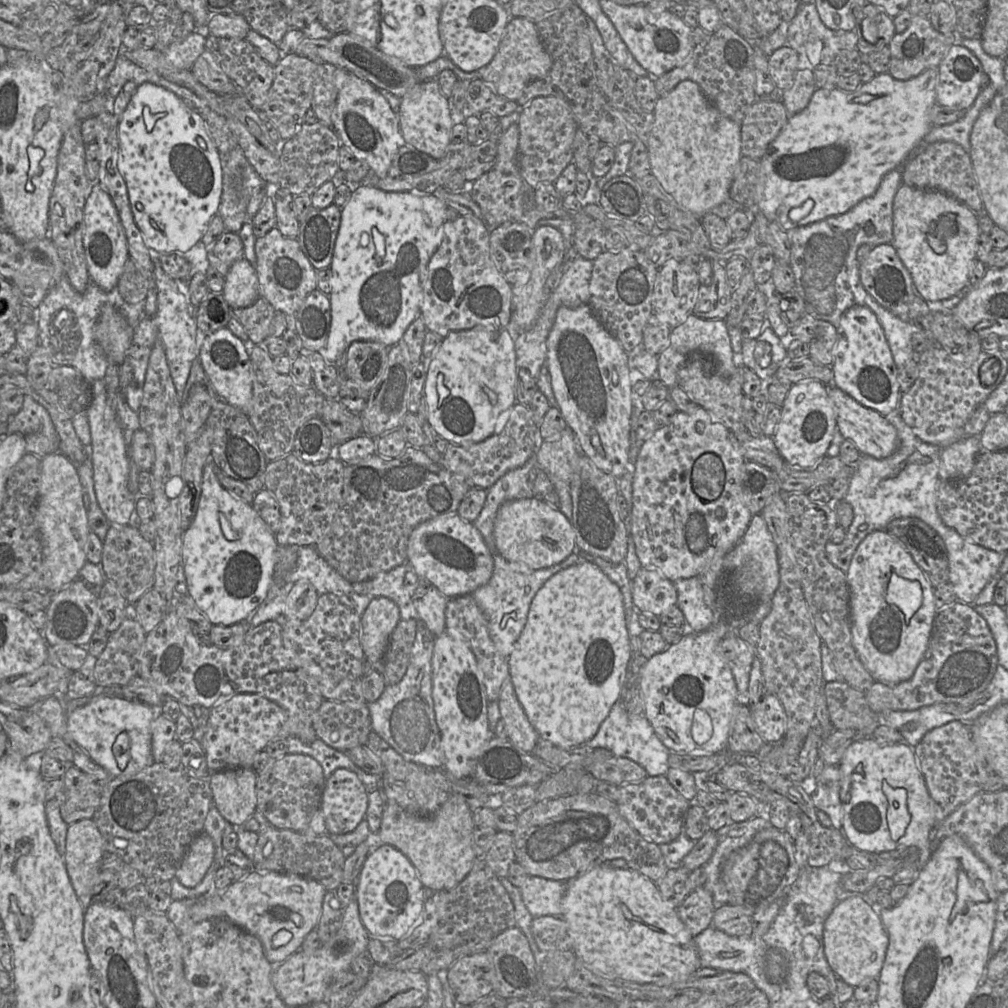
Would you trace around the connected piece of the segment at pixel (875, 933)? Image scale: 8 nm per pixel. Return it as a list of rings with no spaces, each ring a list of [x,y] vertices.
[[[850,895],[838,901],[824,923],[825,957],[835,974],[852,987],[867,979],[878,979],[885,960],[888,936],[879,911],[863,895]]]

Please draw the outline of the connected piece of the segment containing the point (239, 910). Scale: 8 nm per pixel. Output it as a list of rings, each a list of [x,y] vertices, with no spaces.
[[[251,869],[245,878],[233,882],[222,892],[213,891],[197,898],[173,900],[165,914],[176,929],[179,929],[181,924],[188,919],[192,919],[195,922],[206,919],[228,919],[230,922],[256,936],[263,945],[268,961],[275,966],[300,950],[306,935],[317,927],[326,892],[327,890],[324,886],[313,879],[291,873],[259,872]]]

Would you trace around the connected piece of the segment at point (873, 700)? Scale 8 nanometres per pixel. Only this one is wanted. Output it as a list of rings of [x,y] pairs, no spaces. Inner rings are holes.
[[[955,601],[937,610],[934,621],[933,621],[933,627],[932,627],[927,649],[925,651],[925,654],[922,660],[918,664],[913,676],[909,680],[900,682],[895,685],[887,685],[878,681],[874,681],[874,683],[870,686],[870,688],[865,692],[865,696],[871,710],[878,715],[887,711],[917,710],[919,708],[930,706],[937,703],[962,703],[966,701],[974,701],[988,687],[989,683],[991,682],[995,674],[995,671],[998,665],[999,665],[999,662],[998,662],[998,656],[997,656],[996,643],[985,619],[976,612],[974,605]]]

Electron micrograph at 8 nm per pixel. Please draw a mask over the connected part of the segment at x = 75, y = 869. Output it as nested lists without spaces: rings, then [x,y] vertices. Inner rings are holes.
[[[93,819],[68,826],[64,862],[84,913],[93,903],[92,889],[104,853],[104,841]]]

